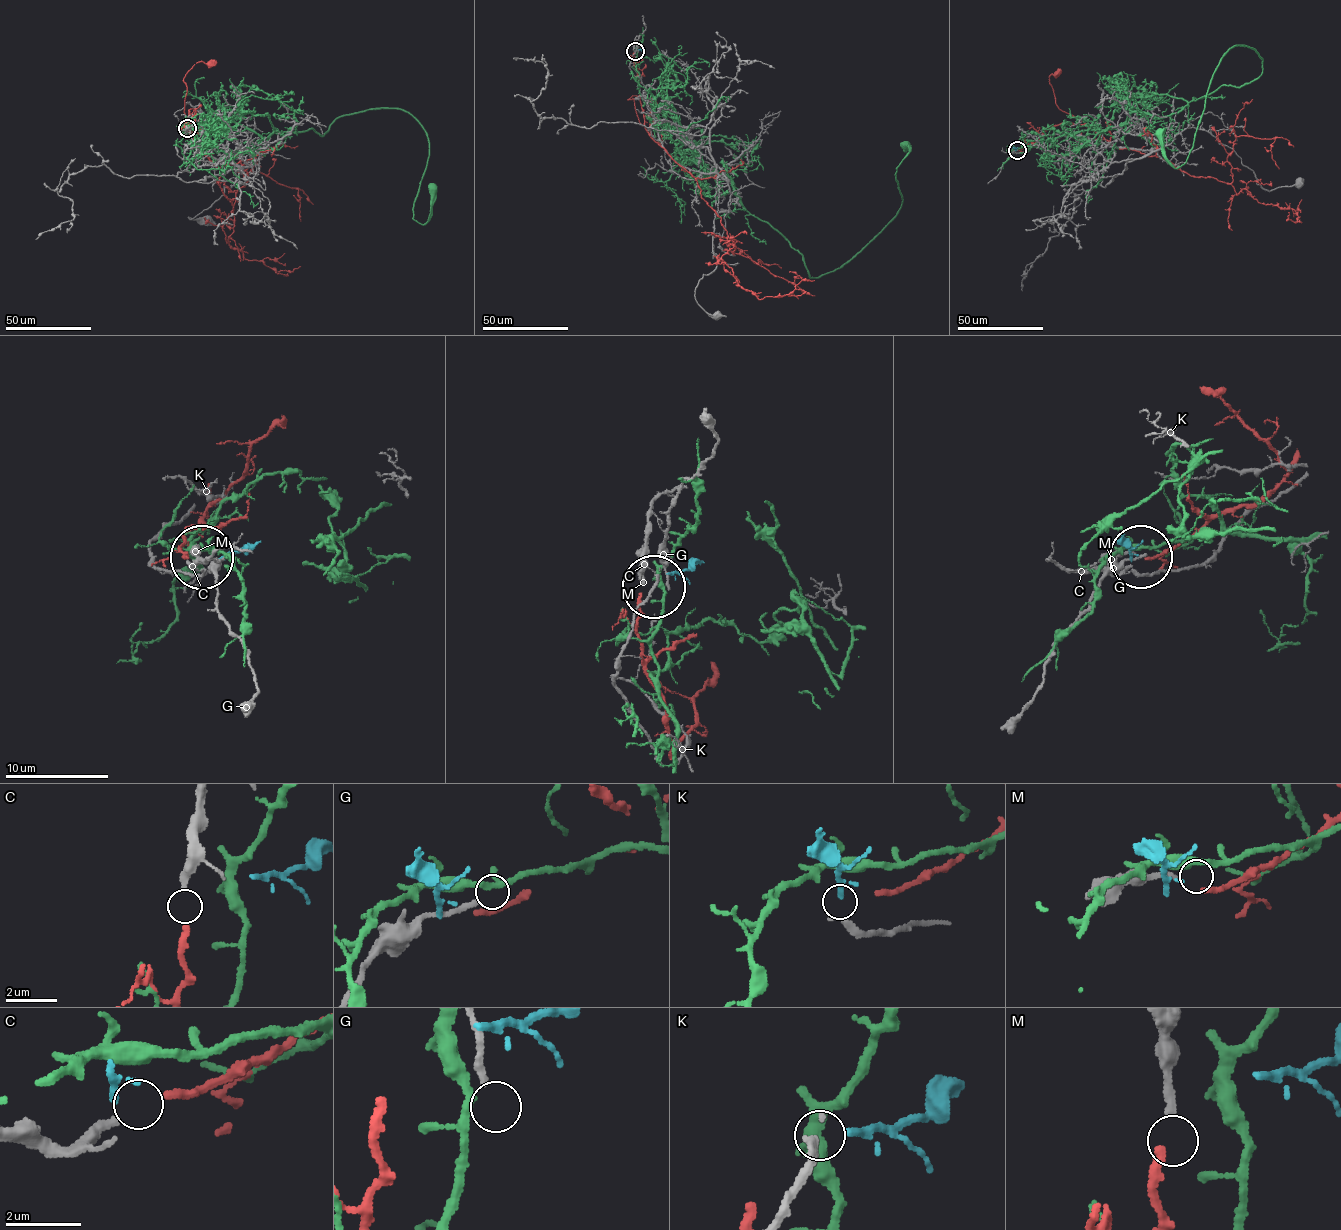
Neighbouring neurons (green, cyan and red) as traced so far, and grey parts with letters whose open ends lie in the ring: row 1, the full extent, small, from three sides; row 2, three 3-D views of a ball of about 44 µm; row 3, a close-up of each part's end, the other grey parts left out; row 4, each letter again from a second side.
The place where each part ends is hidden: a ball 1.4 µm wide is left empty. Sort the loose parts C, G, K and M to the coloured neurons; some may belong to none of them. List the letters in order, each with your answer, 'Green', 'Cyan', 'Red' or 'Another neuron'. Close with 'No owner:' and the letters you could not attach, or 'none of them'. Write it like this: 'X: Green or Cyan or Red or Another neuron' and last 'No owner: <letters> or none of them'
C: Red
G: Another neuron
K: Cyan
M: Another neuron
No owner: G, M

